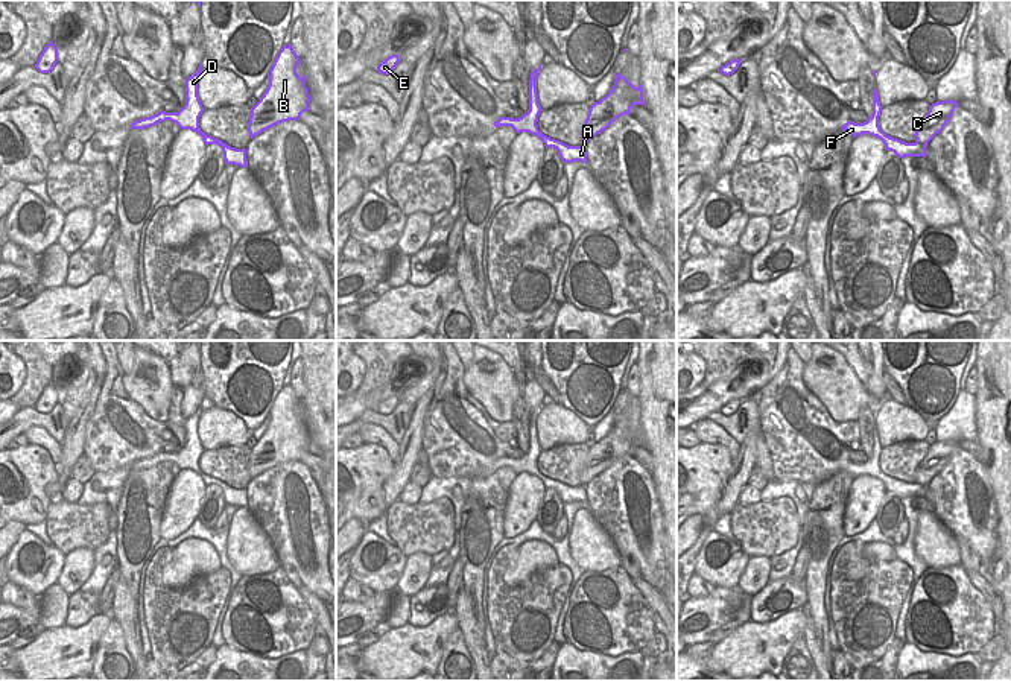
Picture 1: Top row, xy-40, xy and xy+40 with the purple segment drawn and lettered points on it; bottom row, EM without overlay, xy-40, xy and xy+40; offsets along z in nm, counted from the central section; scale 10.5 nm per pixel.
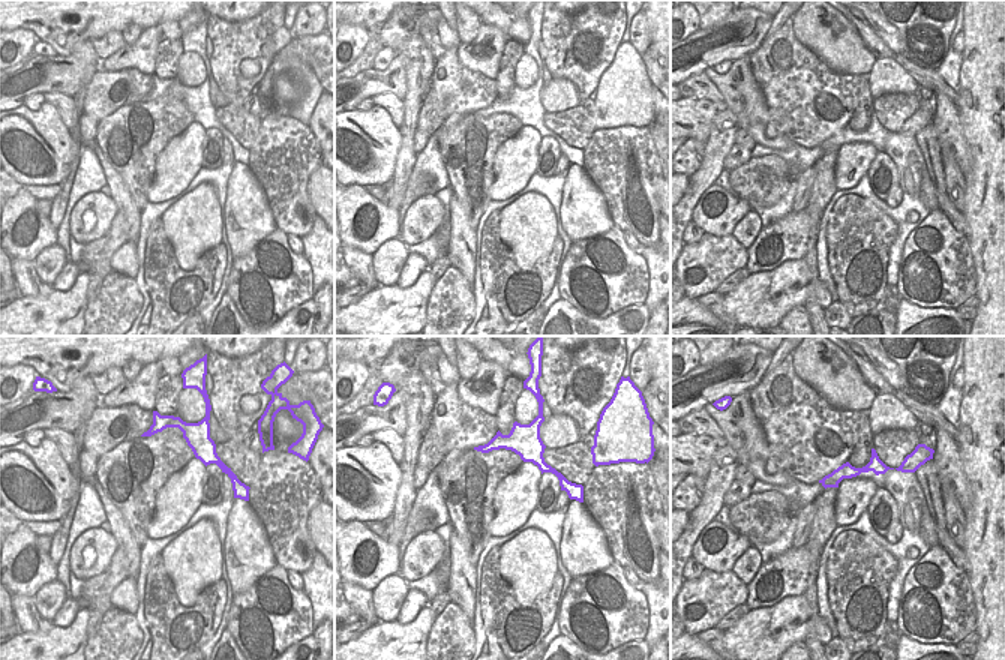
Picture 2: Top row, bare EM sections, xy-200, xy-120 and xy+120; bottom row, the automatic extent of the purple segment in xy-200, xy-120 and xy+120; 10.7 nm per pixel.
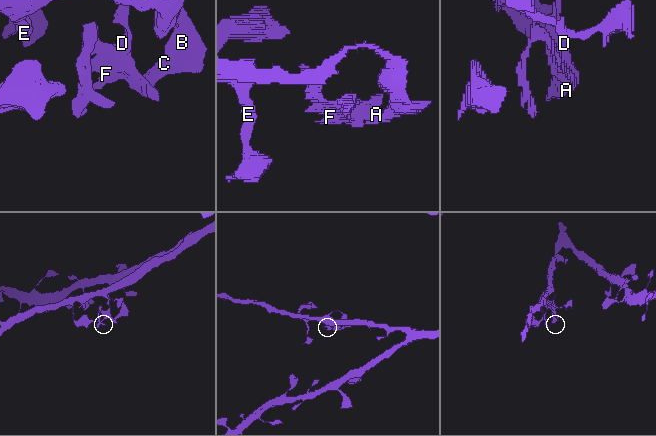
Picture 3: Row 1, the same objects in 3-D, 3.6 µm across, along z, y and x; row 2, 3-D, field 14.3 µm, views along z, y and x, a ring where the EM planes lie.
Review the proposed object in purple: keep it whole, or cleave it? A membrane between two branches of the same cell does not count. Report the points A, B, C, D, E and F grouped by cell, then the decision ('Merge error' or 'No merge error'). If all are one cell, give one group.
Groups: A D F / B C E. Merge error.

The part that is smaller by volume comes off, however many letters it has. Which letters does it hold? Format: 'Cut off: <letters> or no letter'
Cut off: A, D, F

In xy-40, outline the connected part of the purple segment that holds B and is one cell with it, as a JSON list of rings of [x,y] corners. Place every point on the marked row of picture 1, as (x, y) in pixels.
[[[283,46],[271,70],[269,85],[260,100],[251,108],[248,122],[249,137],[289,120],[299,120],[304,111],[309,111],[309,90],[306,74],[296,74],[296,65],[301,59],[292,46]]]

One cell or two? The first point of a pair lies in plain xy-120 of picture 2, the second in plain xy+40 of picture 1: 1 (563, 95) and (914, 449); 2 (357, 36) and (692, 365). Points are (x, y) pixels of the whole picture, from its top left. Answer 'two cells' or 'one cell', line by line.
1: two cells
2: one cell

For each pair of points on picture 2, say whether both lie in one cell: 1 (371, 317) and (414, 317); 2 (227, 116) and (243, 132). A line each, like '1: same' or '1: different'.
1: same
2: same

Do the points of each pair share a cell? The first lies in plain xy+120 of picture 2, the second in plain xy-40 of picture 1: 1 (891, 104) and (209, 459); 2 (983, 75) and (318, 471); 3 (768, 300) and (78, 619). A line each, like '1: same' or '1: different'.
1: same
2: different
3: different

